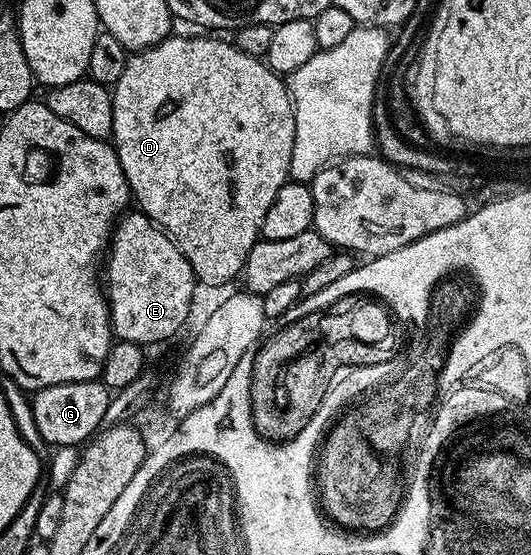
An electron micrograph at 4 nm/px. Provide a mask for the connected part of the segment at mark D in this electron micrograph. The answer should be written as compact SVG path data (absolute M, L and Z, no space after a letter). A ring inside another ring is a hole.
M174 33L154 47L133 52L127 58L124 73L120 73L120 81L116 81L112 88L114 96L112 146L124 169L124 177L128 181L136 207L138 203L137 210L148 216L156 226L161 227L170 236L170 240L180 249L180 253L184 253L188 265L192 265L194 278L199 284L207 283L210 287L218 287L221 283L230 283L241 276L248 253L254 248L254 244L259 242L264 213L268 213L268 205L272 205L276 193L280 193L280 189L290 179L292 141L296 137L296 121L294 104L290 101L290 92L281 74L268 67L259 56L244 53L233 42L225 43L222 40L225 38L205 39L202 35L205 34L198 33L195 39L185 39L184 36Z

